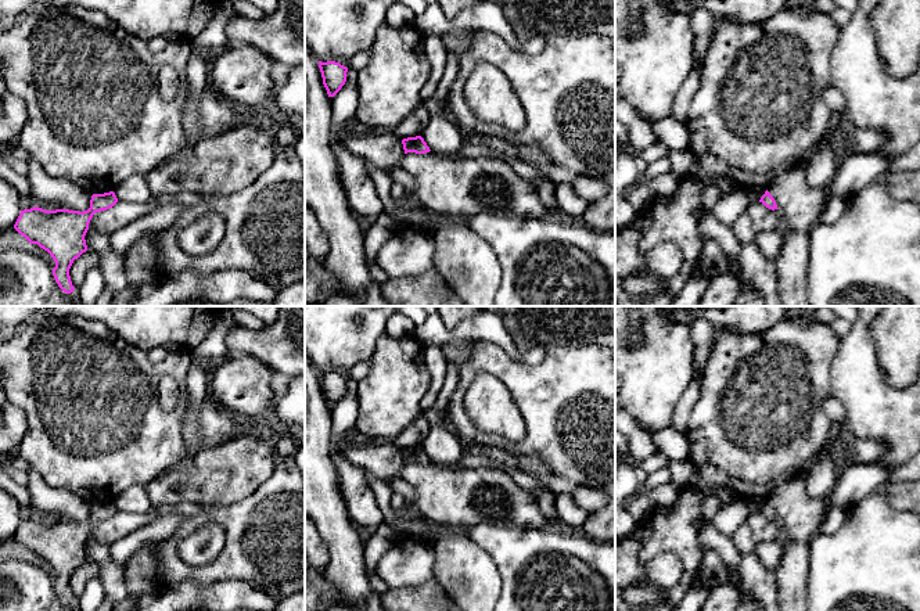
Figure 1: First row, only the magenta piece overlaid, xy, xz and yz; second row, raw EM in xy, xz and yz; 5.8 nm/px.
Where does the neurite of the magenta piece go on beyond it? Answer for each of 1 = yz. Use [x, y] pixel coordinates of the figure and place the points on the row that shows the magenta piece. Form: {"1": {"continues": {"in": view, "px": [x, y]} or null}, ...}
{"1": {"continues": null}}

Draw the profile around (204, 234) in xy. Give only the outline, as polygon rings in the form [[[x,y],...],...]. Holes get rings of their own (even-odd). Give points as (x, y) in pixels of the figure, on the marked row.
[[[216,212],[198,216],[179,231],[179,247],[188,255],[200,256],[213,251],[224,237],[226,220]]]

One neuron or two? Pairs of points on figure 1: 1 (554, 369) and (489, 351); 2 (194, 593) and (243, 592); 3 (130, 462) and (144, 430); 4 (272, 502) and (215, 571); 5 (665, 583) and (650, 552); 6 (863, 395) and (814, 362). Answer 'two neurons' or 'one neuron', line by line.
1: one neuron
2: one neuron
3: one neuron
4: one neuron
5: two neurons
6: two neurons

